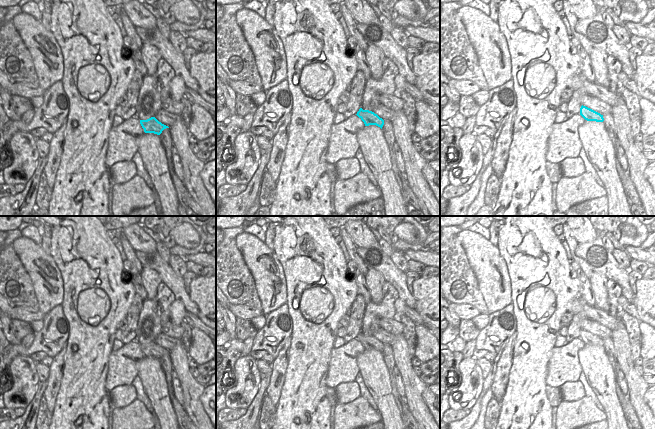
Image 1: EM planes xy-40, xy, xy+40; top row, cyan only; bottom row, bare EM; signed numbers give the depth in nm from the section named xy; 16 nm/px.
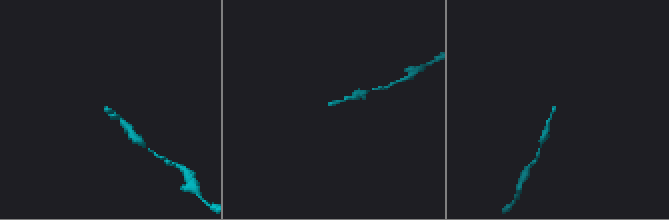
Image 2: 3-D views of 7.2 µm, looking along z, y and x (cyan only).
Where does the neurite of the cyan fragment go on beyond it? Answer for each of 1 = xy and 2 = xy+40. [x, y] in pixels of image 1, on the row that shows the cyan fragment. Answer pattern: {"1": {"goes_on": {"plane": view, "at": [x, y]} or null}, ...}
{"1": {"goes_on": null}, "2": {"goes_on": null}}

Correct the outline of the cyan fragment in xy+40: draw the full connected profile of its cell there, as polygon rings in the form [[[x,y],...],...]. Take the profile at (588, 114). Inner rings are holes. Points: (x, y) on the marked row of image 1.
[[[583,105],[580,108],[580,115],[587,121],[604,121],[603,115]]]

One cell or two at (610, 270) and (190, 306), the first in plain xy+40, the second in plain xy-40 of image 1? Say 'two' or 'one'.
one

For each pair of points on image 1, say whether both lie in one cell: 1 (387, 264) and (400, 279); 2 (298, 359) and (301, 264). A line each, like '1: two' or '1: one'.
1: one
2: one

